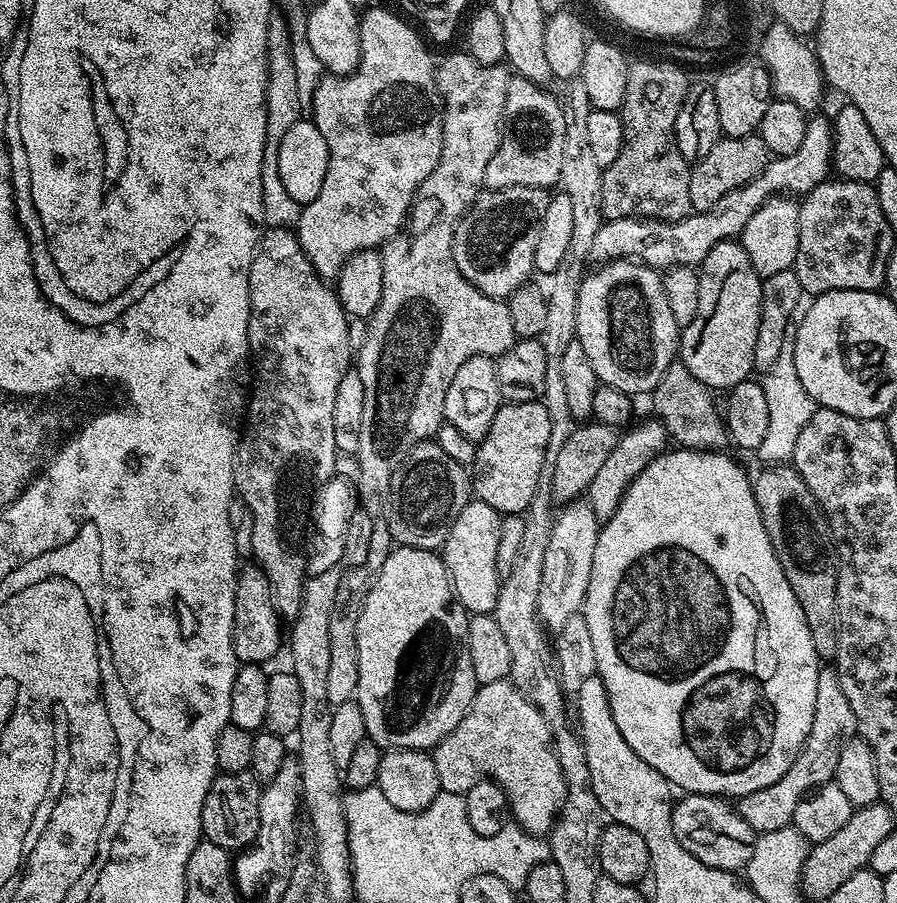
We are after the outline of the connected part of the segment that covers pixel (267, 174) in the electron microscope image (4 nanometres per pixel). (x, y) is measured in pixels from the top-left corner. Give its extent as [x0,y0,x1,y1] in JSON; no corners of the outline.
[262,12,303,227]

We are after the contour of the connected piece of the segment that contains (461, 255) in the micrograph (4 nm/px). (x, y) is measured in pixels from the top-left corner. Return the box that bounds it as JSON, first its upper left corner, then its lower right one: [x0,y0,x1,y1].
[452,186,550,300]

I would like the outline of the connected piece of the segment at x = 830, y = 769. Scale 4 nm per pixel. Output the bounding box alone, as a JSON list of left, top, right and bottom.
[734,667,856,834]

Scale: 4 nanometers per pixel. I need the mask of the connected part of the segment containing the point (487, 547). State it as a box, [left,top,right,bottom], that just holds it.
[442,498,502,616]

